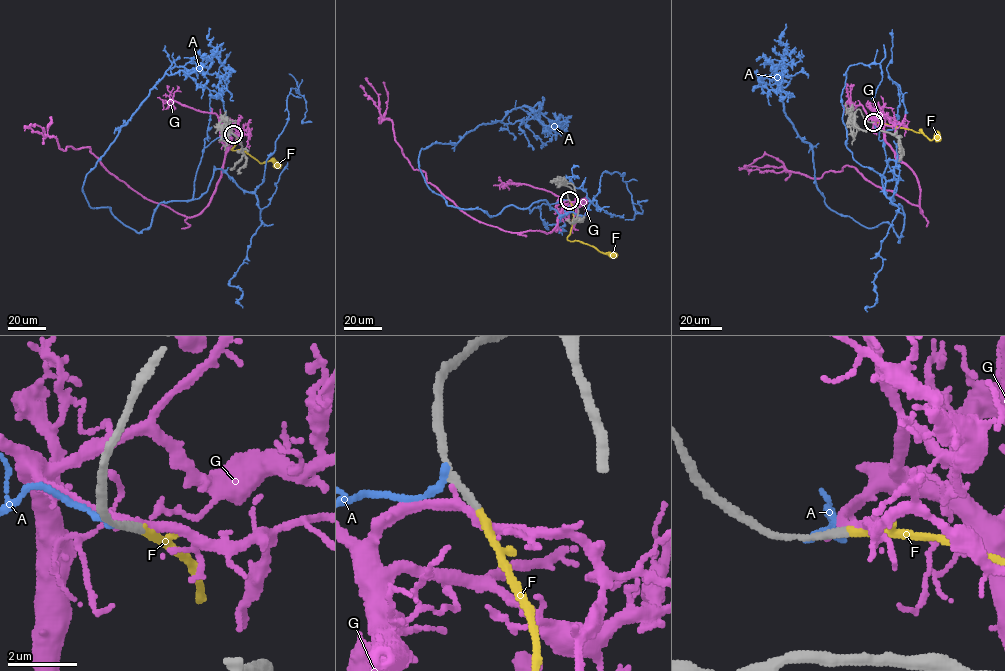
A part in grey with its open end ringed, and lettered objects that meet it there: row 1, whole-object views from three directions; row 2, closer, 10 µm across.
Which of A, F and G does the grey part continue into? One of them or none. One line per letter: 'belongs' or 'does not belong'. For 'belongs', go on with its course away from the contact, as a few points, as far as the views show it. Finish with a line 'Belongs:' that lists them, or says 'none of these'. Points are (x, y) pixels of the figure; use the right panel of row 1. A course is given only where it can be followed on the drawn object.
A: does not belong
F: belongs; it runs (873, 122), (916, 132), (919, 130), (930, 140), (934, 135), (937, 138)
G: does not belong
Belongs: F

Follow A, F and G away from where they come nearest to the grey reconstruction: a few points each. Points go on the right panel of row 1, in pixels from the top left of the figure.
A: (871, 122), (899, 243), (825, 203), (812, 147), (763, 76), (781, 75), (782, 100)
F: (873, 122), (916, 132), (919, 130), (930, 140), (934, 135), (937, 138)
G: (873, 122), (882, 124), (885, 141), (917, 178), (921, 213), (854, 167), (813, 179), (782, 167), (738, 167)

